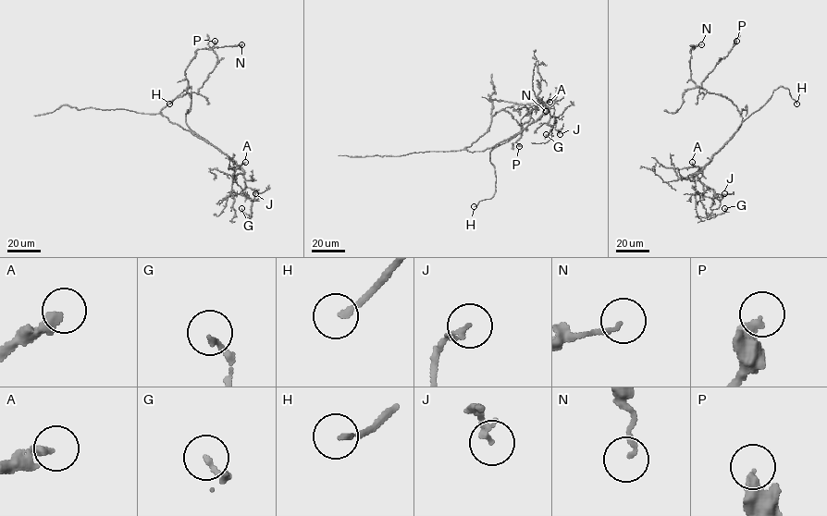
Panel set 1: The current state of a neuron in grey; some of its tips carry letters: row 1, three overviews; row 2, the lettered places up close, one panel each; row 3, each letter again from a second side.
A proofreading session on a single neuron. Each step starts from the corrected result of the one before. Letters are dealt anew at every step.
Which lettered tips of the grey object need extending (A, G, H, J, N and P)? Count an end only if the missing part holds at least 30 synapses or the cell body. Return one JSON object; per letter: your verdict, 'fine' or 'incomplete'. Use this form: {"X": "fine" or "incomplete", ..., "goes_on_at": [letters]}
{"A": "incomplete", "G": "fine", "H": "incomplete", "J": "fine", "N": "fine", "P": "fine", "goes_on_at": ["A", "H"]}

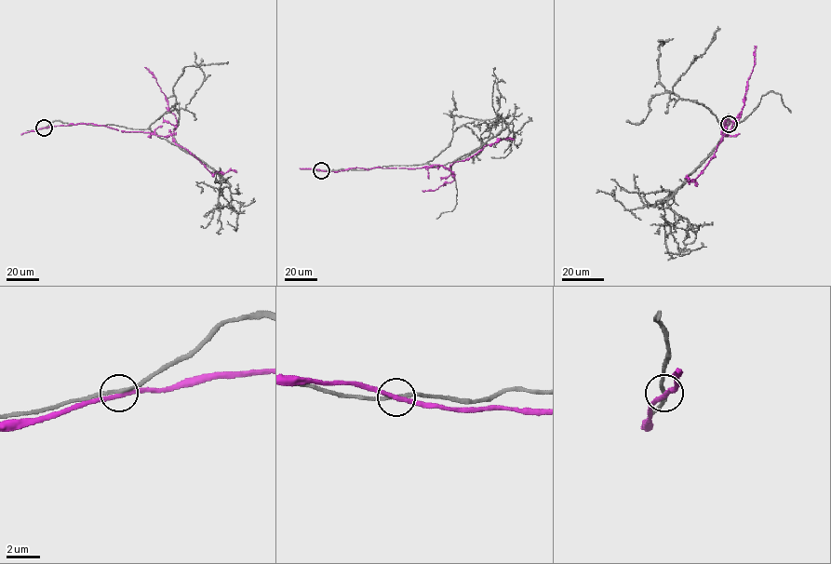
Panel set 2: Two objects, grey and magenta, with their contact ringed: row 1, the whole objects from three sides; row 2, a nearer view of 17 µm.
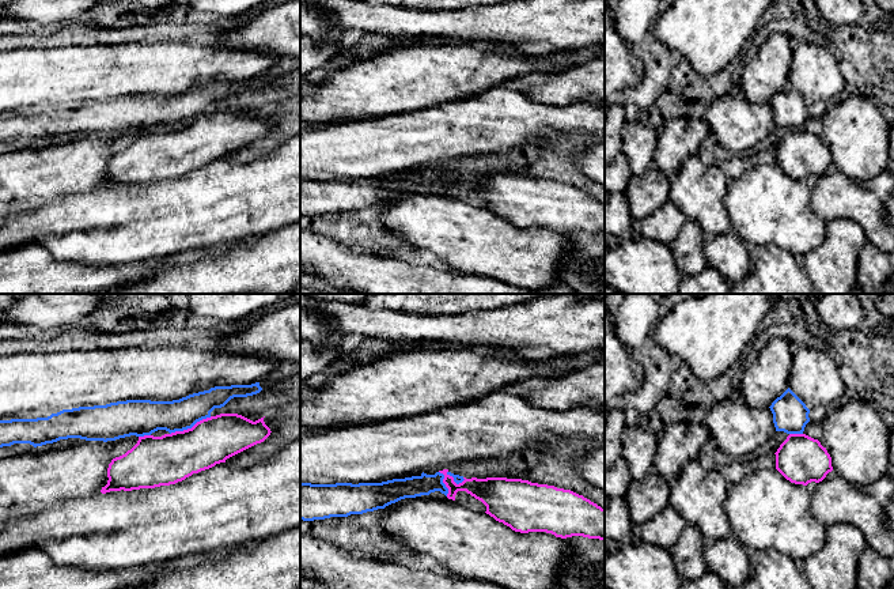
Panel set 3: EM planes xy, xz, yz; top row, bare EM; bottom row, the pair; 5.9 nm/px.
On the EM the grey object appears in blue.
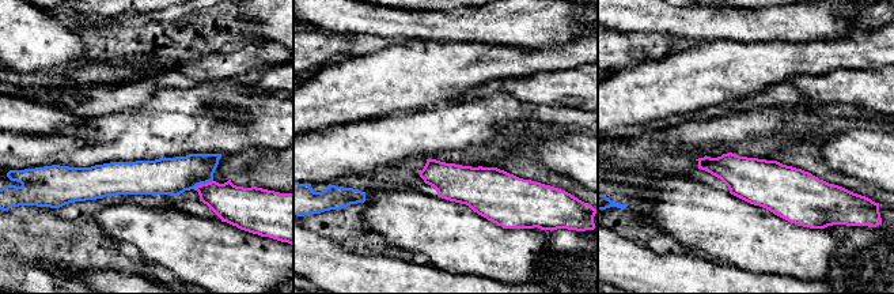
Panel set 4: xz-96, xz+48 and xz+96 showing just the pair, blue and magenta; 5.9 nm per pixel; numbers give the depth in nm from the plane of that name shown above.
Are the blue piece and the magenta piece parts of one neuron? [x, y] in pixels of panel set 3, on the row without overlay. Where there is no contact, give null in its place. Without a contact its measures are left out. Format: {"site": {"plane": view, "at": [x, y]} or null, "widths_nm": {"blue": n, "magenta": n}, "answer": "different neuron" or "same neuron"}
{"site": {"plane": "xz", "at": [453, 172]}, "widths_nm": {"blue": 130, "magenta": 180}, "answer": "different neuron"}

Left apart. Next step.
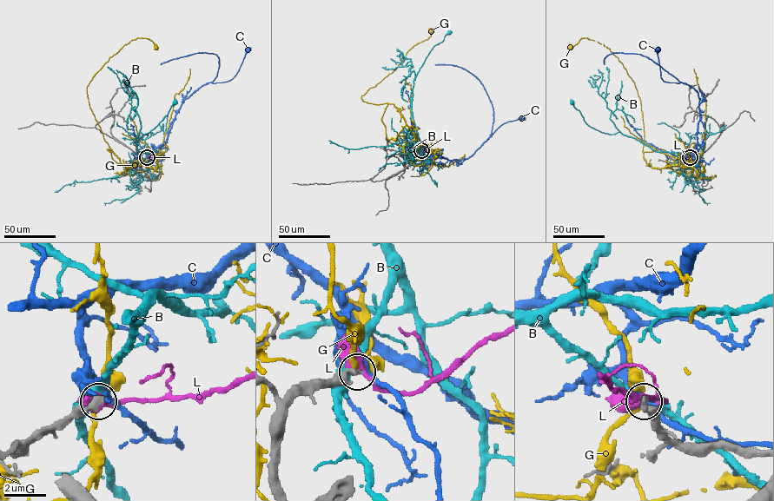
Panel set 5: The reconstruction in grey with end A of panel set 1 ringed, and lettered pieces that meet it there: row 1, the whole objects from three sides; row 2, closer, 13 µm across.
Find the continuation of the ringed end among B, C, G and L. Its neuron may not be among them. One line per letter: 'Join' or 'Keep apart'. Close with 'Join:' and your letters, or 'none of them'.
B: Keep apart
C: Keep apart
G: Keep apart
L: Keep apart
Join: none of them

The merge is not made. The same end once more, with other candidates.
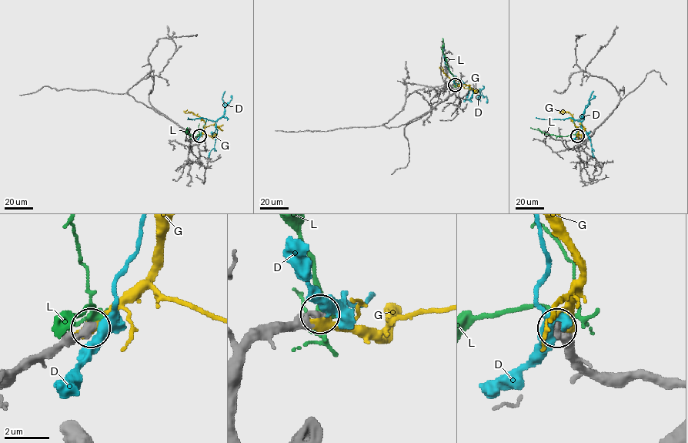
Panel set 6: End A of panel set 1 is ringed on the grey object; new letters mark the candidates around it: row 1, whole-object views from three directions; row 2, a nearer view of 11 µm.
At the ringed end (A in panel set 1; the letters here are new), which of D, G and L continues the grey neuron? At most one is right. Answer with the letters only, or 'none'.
G

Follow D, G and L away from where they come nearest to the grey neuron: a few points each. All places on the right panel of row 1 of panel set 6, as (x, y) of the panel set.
D: (577, 135), (573, 122), (576, 119), (580, 122), (581, 127), (587, 133), (593, 157)
G: (577, 135), (578, 132), (572, 115), (568, 112), (559, 112), (563, 109)
L: (577, 135), (552, 135), (530, 127)

